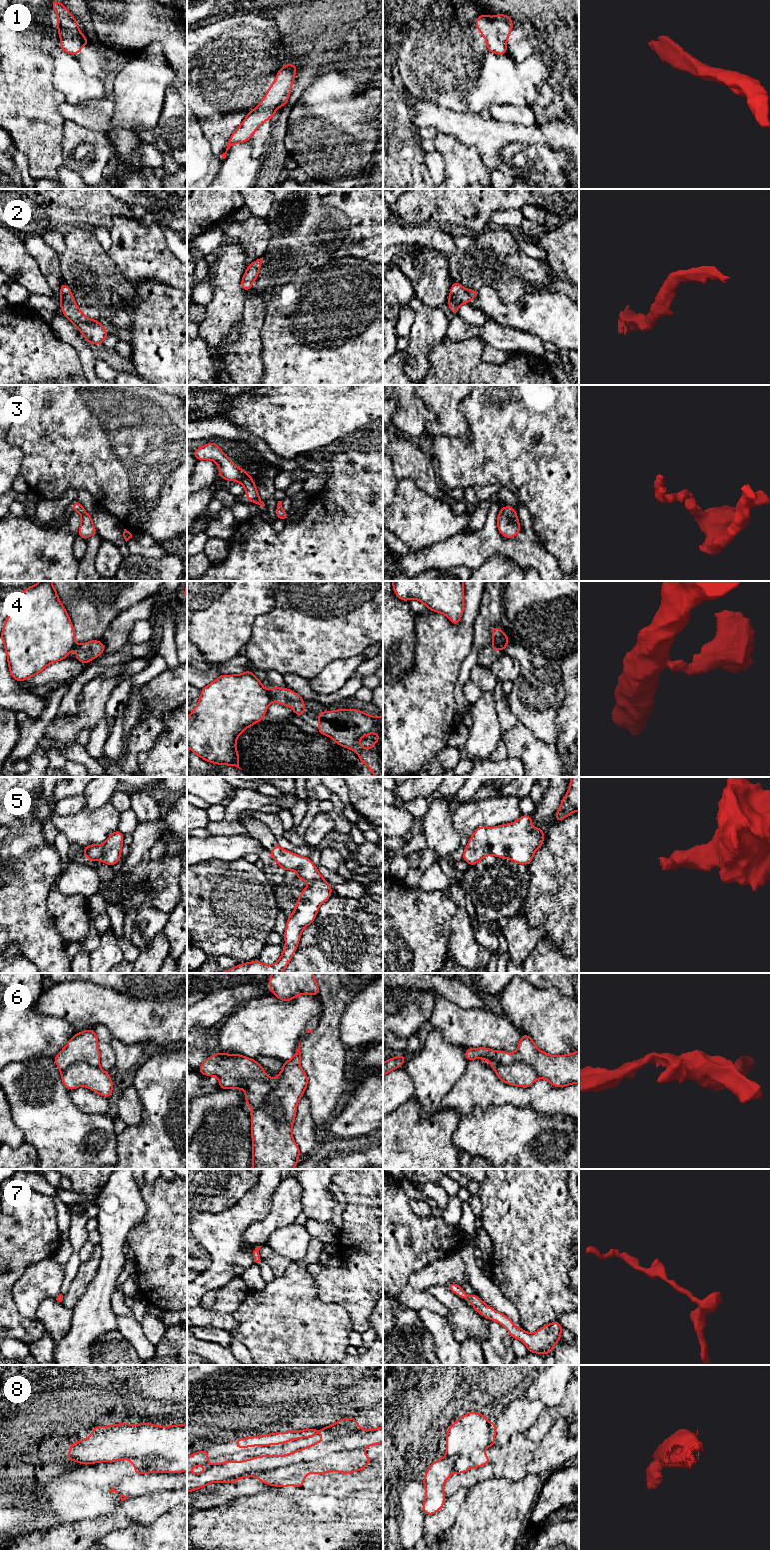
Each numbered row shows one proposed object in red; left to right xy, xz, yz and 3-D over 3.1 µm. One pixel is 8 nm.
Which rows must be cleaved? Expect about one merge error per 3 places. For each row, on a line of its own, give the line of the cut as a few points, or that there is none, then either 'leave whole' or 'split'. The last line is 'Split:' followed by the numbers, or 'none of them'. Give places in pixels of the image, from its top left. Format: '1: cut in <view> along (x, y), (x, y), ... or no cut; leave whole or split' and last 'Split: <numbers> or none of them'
1: no cut; leave whole
2: no cut; leave whole
3: no cut; leave whole
4: cut in xz along (267, 691), (272, 700); split
5: no cut; leave whole
6: cut in xz along (271, 1080), (271, 1097), (278, 1102), (283, 1114), (281, 1123); split
7: no cut; leave whole
8: cut in xz along (359, 1429), (342, 1434), (320, 1430); split
Split: 4, 6, 8

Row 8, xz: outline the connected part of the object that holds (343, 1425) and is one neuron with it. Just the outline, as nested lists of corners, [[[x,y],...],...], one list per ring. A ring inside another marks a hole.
[[[353,1417],[337,1420],[337,1423],[322,1428],[321,1431],[327,1430],[332,1435],[343,1435],[350,1430],[360,1430],[359,1422]]]

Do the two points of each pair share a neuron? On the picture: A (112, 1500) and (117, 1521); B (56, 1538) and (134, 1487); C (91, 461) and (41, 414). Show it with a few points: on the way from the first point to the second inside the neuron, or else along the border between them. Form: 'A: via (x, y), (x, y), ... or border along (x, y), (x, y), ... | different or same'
A: border along (128, 1497), (122, 1500), (110, 1514) | different
B: border along (151, 1492), (128, 1497) | different
C: via (79, 452), (53, 426) | same

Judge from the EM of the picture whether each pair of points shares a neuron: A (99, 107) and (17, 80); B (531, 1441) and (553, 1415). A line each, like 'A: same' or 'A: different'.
A: different
B: different

